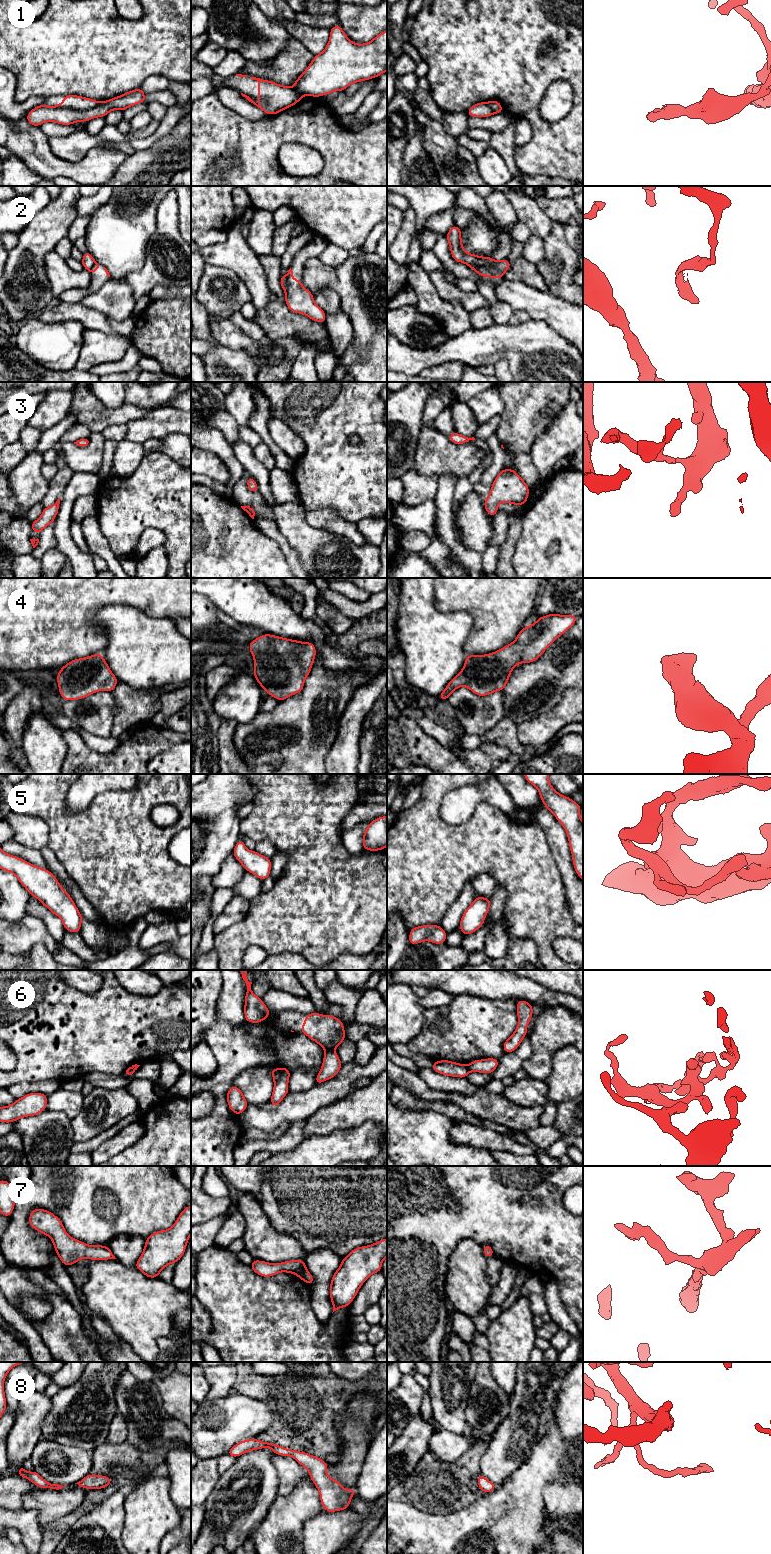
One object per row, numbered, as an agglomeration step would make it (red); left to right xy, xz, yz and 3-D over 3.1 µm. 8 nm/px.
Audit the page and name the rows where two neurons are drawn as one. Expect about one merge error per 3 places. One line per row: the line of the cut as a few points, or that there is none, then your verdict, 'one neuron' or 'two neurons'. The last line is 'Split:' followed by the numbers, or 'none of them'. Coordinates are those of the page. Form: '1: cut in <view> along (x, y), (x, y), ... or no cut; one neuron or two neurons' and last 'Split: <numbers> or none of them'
1: cut in xy along (101, 102), (85, 110), (55, 107); two neurons
2: cut in yz along (494, 260), (487, 266), (470, 267); two neurons
3: no cut; one neuron
4: no cut; one neuron
5: no cut; one neuron
6: cut in xz along (333, 1049), (326, 1051); two neurons
7: no cut; one neuron
8: no cut; one neuron
Split: 1, 2, 6

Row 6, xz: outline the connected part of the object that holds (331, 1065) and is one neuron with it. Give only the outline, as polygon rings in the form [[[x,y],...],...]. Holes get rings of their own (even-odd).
[[[334,1050],[326,1051],[323,1058],[321,1070],[316,1075],[316,1085],[335,1077],[341,1069],[342,1065],[343,1064],[341,1063],[337,1053]]]

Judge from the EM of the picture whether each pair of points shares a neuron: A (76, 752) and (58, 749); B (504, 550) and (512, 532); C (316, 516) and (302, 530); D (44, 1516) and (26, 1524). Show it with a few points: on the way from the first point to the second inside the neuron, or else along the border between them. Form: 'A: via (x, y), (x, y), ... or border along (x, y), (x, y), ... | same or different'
A: border along (62, 732), (66, 745), (66, 755), (63, 763) | different
B: via (508, 546), (512, 536) | same
C: border along (305, 511), (305, 520), (310, 525), (330, 531) | different
D: border along (23, 1508), (38, 1513), (38, 1525), (41, 1529) | different

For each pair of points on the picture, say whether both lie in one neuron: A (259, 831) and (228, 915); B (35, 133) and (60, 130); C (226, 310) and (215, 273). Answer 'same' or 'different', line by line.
A: different
B: different
C: same

